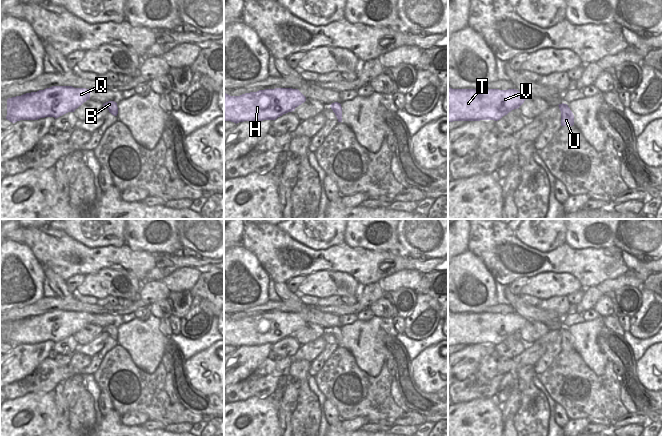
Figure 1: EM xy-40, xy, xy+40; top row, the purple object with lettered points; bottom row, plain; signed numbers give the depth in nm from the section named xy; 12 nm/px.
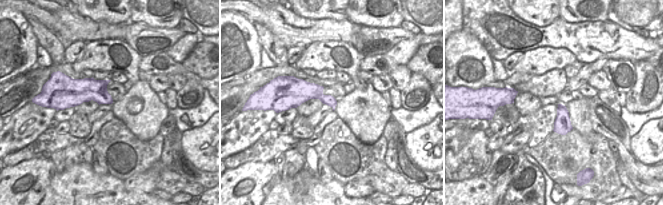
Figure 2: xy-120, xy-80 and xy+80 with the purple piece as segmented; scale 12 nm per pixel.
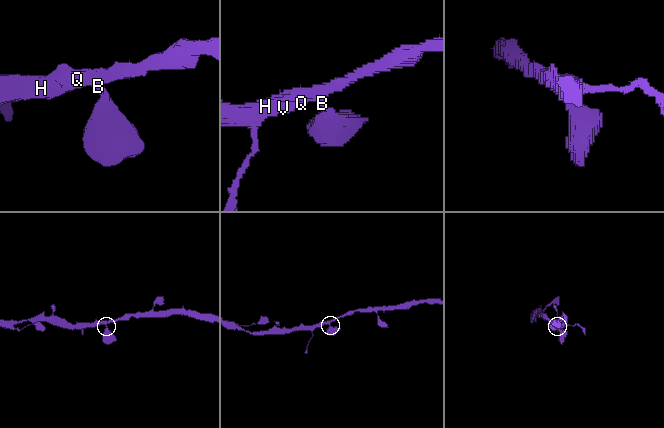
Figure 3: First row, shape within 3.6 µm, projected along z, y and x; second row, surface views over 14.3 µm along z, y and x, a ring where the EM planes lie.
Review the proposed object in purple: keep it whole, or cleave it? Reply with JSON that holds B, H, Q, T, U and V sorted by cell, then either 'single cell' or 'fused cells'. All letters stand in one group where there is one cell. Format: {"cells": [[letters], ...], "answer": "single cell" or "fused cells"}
{"cells": [["B", "H", "Q", "T", "U", "V"]], "answer": "single cell"}

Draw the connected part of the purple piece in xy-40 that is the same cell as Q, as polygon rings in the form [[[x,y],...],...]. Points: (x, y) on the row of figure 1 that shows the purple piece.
[[[52,86],[37,92],[7,99],[6,119],[12,123],[20,120],[55,119],[74,112],[90,99],[91,89],[72,86]]]

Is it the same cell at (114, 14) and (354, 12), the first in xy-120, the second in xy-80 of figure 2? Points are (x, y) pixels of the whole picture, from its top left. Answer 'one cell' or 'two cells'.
two cells

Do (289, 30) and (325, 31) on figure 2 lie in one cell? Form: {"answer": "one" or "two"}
{"answer": "one"}

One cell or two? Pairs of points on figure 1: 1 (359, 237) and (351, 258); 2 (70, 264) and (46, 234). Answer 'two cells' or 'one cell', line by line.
1: two cells
2: one cell

